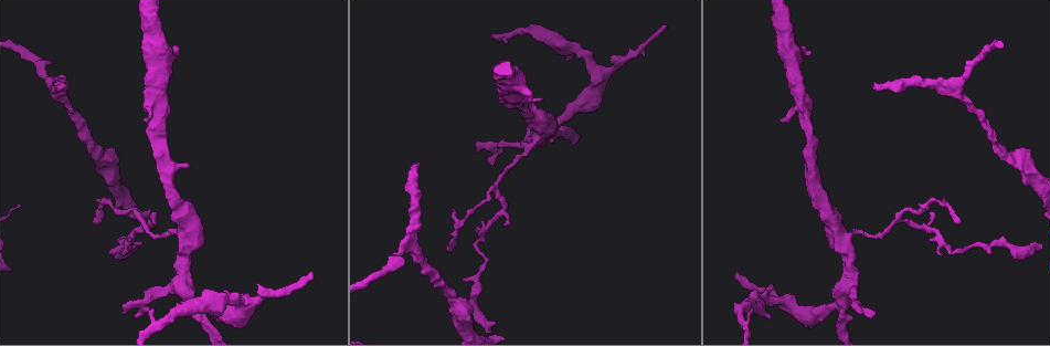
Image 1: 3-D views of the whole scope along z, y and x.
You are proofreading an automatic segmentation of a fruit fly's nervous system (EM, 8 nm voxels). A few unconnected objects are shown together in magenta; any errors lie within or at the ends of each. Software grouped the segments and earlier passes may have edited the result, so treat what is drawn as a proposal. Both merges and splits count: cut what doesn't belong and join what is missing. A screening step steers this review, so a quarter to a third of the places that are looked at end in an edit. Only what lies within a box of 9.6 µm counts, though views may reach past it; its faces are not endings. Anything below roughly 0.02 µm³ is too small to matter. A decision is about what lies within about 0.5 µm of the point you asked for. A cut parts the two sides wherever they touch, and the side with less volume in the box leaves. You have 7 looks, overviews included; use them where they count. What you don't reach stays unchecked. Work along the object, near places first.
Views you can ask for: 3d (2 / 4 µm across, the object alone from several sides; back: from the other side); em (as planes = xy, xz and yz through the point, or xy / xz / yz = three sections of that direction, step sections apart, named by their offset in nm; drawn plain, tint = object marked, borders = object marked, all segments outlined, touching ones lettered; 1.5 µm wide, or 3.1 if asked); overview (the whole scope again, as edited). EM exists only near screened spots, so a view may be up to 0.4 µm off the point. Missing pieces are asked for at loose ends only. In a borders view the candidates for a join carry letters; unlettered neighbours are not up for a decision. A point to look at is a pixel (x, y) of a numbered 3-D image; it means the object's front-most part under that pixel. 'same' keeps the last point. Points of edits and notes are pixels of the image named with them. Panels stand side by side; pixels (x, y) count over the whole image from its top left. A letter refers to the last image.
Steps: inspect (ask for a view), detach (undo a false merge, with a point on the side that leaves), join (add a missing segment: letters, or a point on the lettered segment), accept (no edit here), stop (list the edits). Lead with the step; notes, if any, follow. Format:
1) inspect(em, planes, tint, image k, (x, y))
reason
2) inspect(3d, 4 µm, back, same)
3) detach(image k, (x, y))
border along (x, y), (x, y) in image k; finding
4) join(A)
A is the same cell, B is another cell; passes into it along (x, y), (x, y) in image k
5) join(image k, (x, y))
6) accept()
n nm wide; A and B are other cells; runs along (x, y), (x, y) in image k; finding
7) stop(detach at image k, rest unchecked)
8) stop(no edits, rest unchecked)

inspect(em, planes, borders, image 1, (187, 242))
narrows sharply

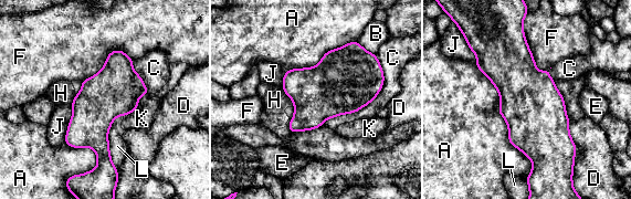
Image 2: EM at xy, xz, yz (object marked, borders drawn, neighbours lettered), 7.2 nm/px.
accept()
360 nm wide; A, B, C, D, E, F, H, J, K and L are other cells; continuous, no second cell

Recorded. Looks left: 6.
inspect(3d, 2 µm, image 1, (988, 252))
branch stops here

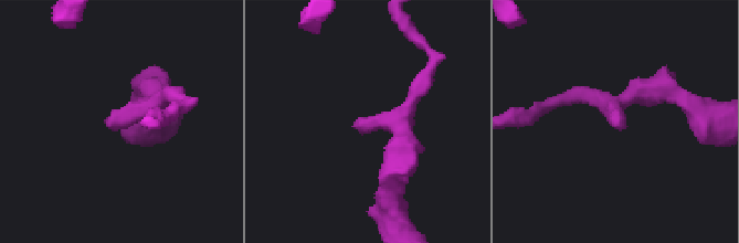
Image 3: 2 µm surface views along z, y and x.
inspect(em, yz, step 8, borders, image 3, (353, 123))

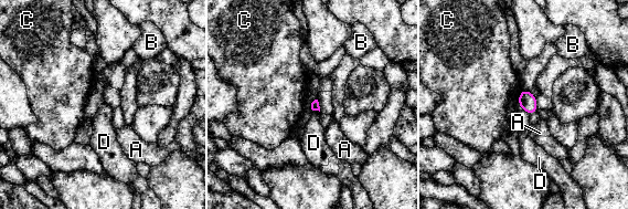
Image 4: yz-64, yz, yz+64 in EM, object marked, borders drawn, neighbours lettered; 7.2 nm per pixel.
accept()
A, B, C and D are other cells; border along (312, 110), (319, 112) in image 4; no lettered segment goes on from it

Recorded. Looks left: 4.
inspect(3d, 4 µm, image 1, (418, 166))
an open end

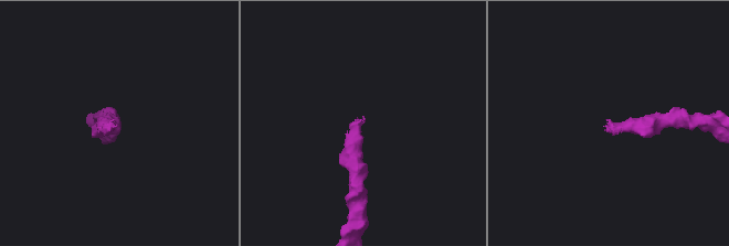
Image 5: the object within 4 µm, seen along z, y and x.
inspect(em, planes, borders, image 5, (361, 119))
shape alone is not enough

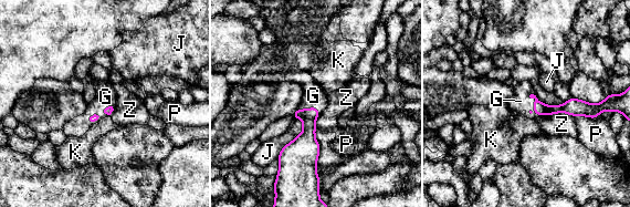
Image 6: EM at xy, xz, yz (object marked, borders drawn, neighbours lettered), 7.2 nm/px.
join(G)
G is the same cell, J, K, P and Z are other cells; the cell continues

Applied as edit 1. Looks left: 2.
stop(join at image 6, rest unchecked)

